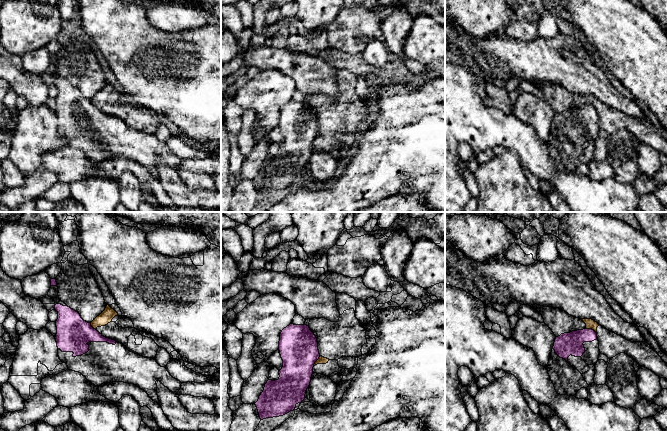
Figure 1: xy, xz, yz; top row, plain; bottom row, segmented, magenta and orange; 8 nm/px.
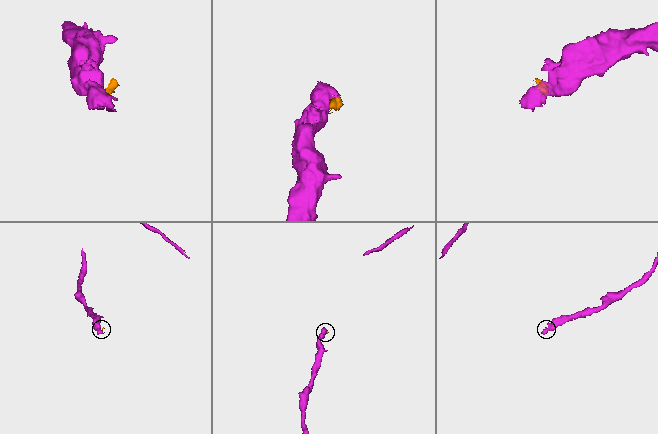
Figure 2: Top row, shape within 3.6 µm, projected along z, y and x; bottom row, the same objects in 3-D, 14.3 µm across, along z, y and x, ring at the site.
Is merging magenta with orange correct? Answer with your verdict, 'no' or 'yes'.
no

